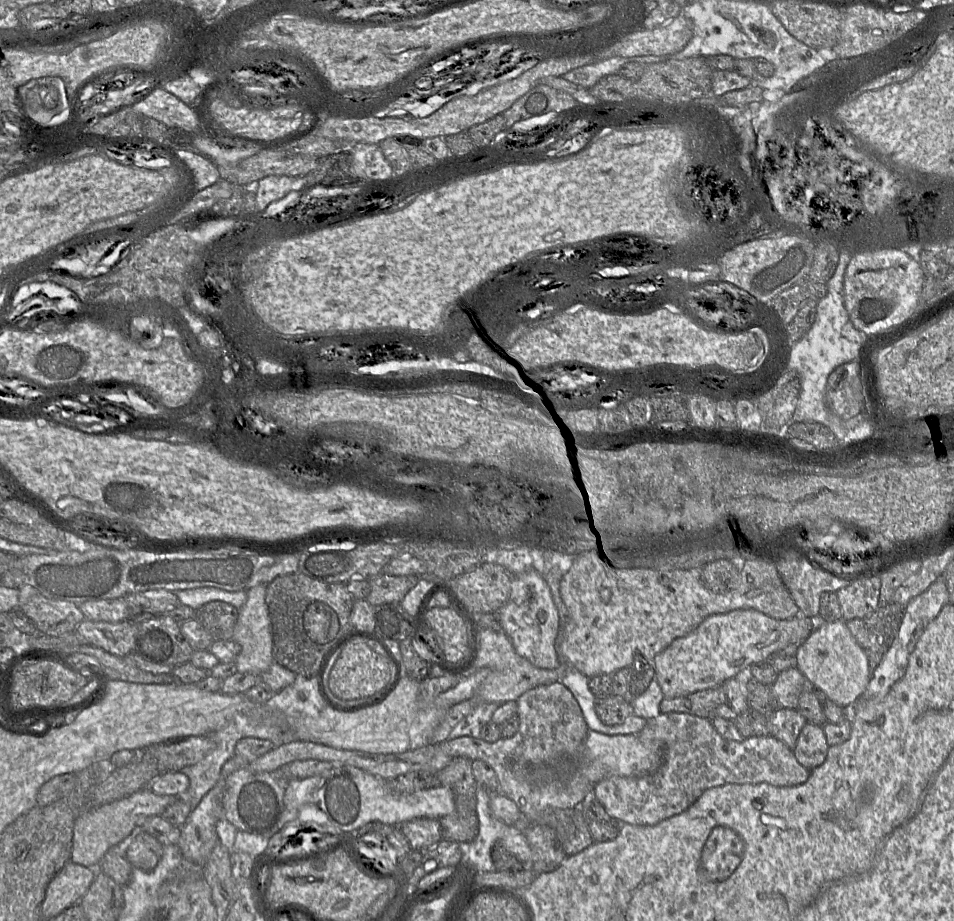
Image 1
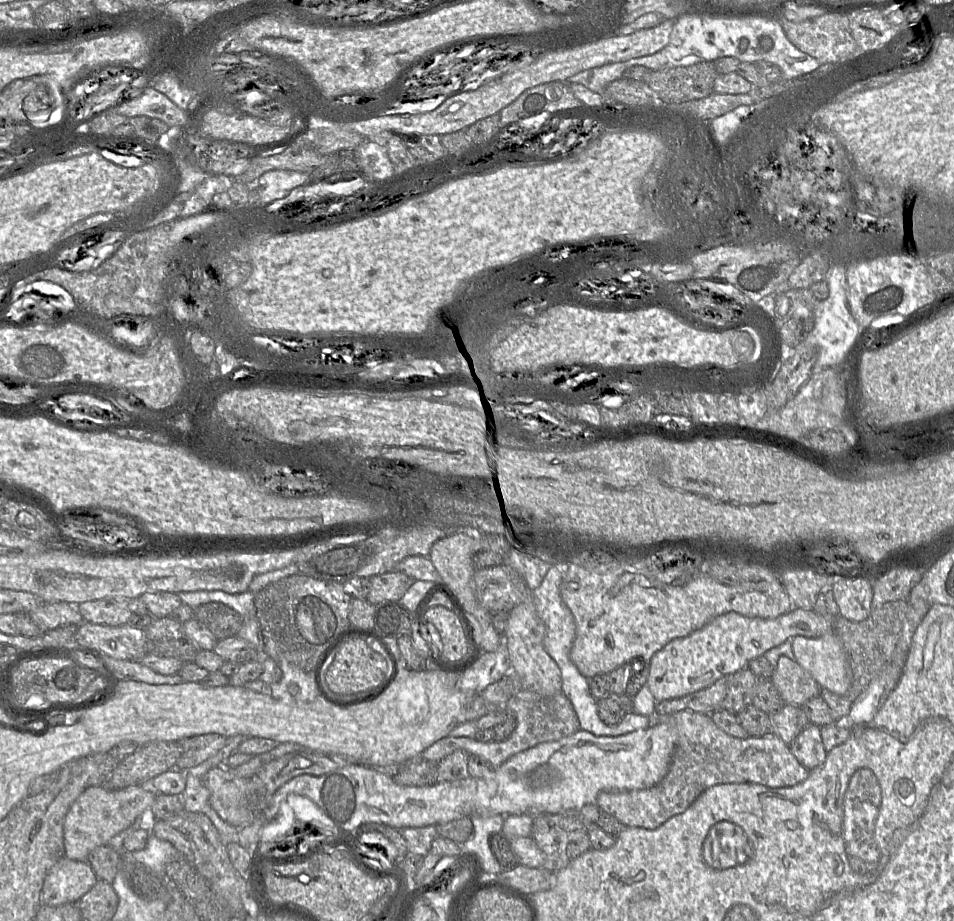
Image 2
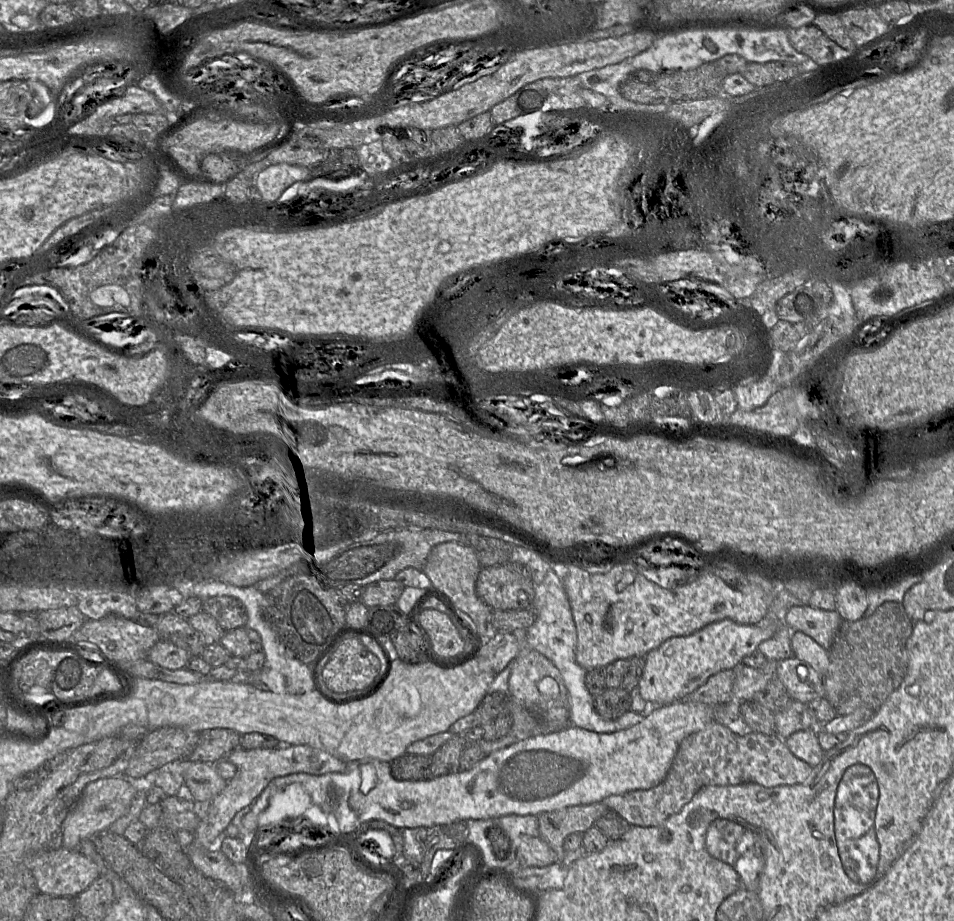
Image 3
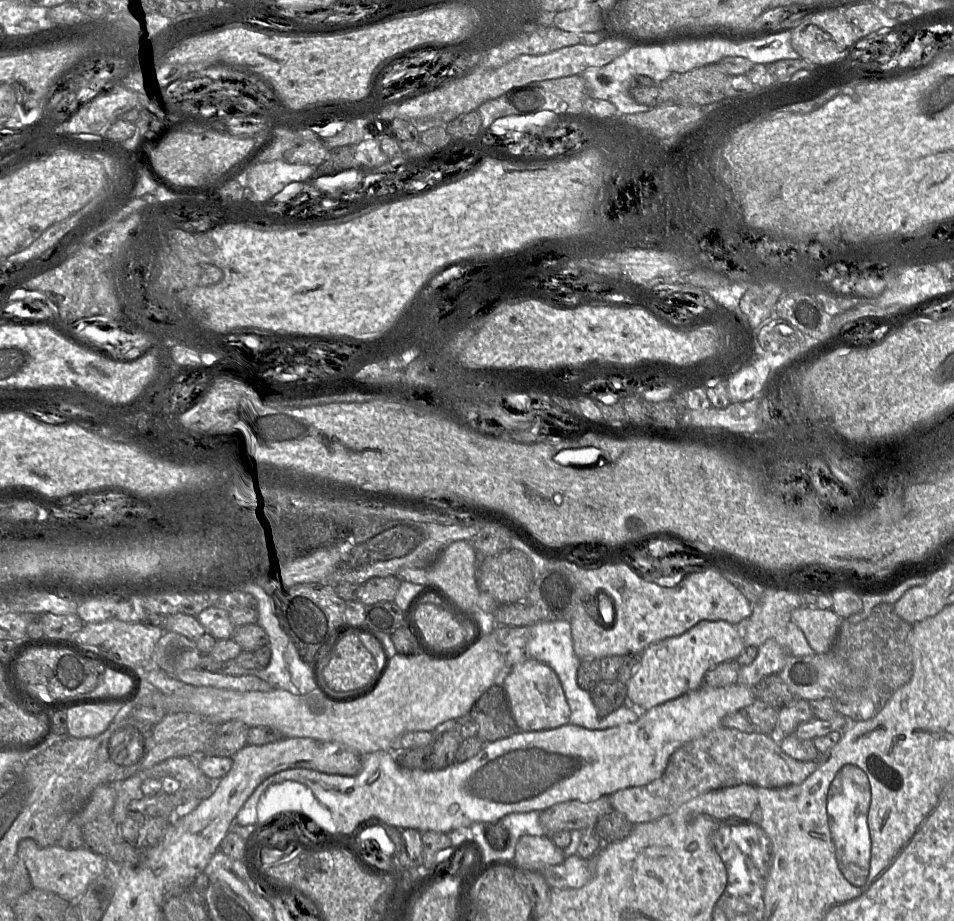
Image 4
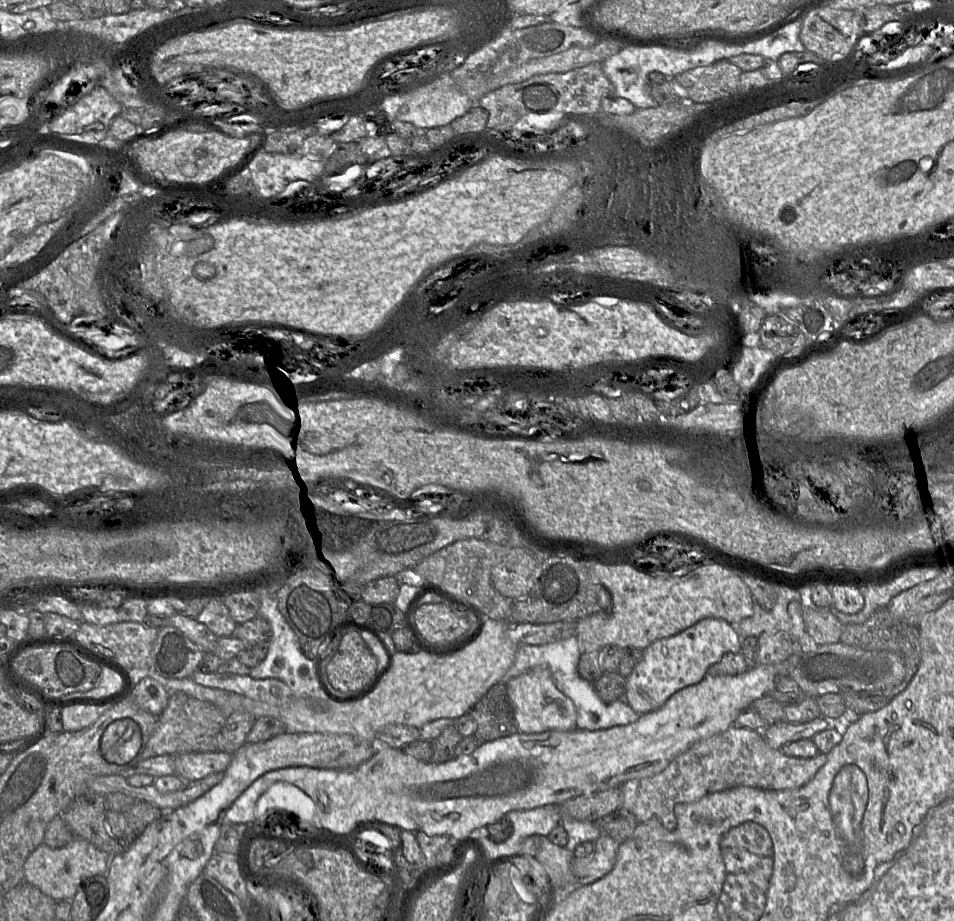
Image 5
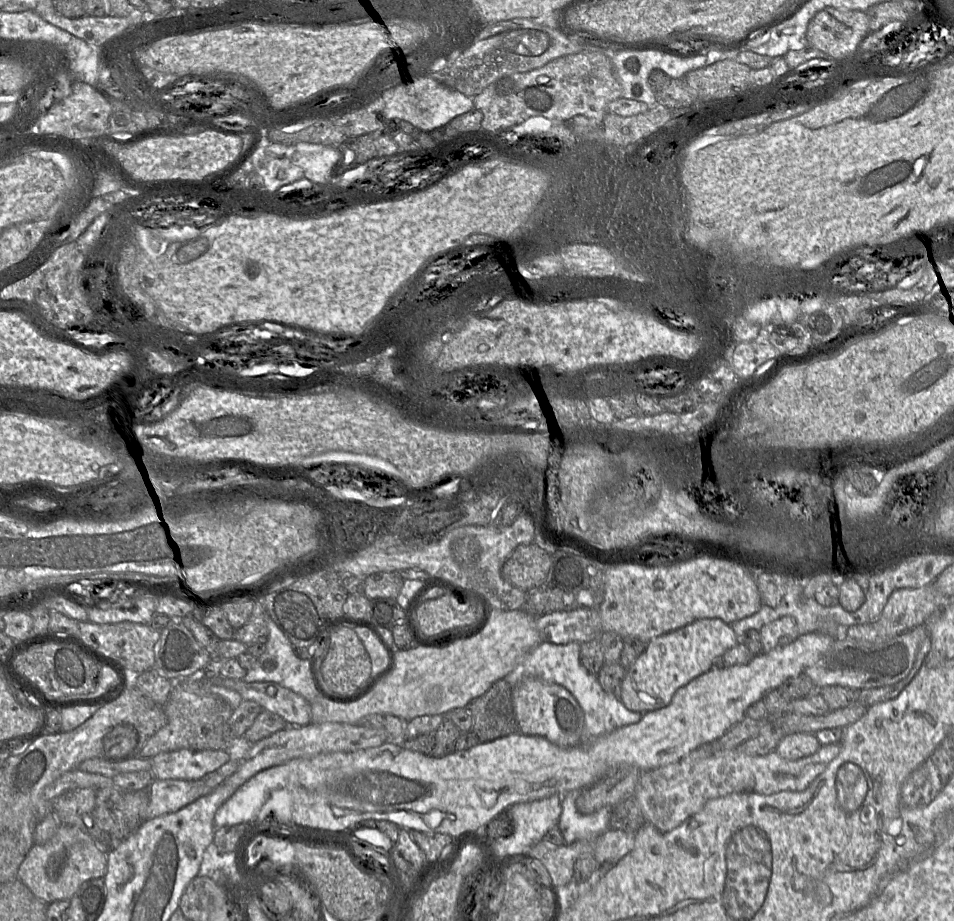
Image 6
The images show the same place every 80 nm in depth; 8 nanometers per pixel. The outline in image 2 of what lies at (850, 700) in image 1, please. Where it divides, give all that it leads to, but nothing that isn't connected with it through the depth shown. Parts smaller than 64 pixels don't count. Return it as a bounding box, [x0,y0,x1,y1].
[791,632,851,695]

